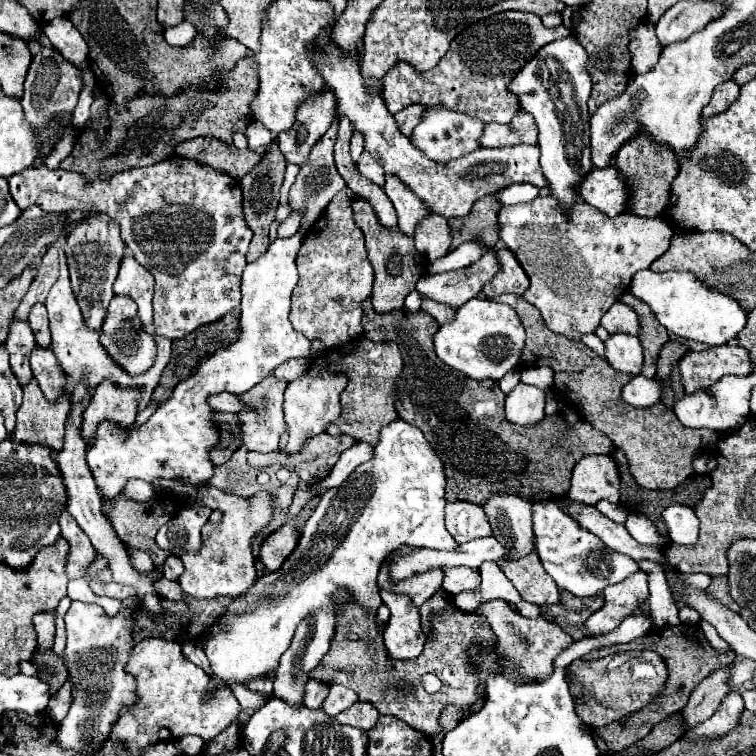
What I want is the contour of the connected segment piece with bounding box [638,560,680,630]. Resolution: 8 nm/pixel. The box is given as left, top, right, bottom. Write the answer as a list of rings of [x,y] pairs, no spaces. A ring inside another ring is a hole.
[[[640,560],[638,564],[640,564],[640,570],[644,570],[648,574],[648,584],[650,584],[648,616],[650,616],[650,620],[660,630],[676,626],[680,622],[678,620],[678,606],[672,600],[666,576],[664,576],[660,564],[650,562],[650,560]]]

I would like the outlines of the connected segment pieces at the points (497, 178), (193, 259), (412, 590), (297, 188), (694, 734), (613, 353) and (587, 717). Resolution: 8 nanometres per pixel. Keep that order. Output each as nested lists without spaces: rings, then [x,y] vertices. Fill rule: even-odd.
[[[330,44],[326,46],[324,54],[316,56],[312,52],[312,58],[316,64],[320,64],[320,74],[328,84],[332,84],[332,90],[338,98],[338,108],[342,116],[348,116],[352,124],[356,126],[356,132],[364,134],[364,150],[372,152],[376,160],[384,166],[384,172],[396,174],[426,206],[430,212],[440,214],[444,218],[452,216],[466,216],[476,200],[480,200],[486,194],[494,194],[502,188],[508,188],[512,184],[528,182],[534,184],[538,190],[548,188],[548,182],[540,168],[540,150],[538,146],[530,144],[518,144],[518,146],[504,146],[504,148],[478,148],[476,152],[464,154],[462,158],[450,160],[448,164],[434,162],[426,158],[410,138],[402,136],[402,132],[396,126],[394,116],[386,110],[384,100],[380,96],[372,96],[368,88],[364,88],[364,76],[360,76],[360,56],[354,56],[354,60],[344,60],[336,48]]]
[[[174,156],[160,164],[122,172],[112,180],[94,180],[88,184],[84,176],[66,170],[26,168],[24,172],[8,178],[10,194],[20,210],[40,206],[44,212],[66,212],[74,208],[86,208],[90,214],[106,212],[122,228],[124,242],[132,250],[134,258],[152,272],[156,278],[154,294],[154,332],[158,336],[176,340],[198,326],[210,324],[240,306],[240,276],[246,266],[246,252],[252,240],[252,230],[246,226],[242,214],[242,190],[232,176],[220,176],[212,168],[200,168],[196,160],[184,160]]]
[[[426,572],[426,576],[414,576],[412,580],[404,580],[404,584],[396,584],[394,592],[406,592],[412,596],[412,602],[416,606],[422,606],[428,598],[432,598],[442,588],[444,572]]]
[[[336,110],[334,124],[316,142],[316,148],[312,148],[312,156],[308,158],[308,164],[304,164],[300,168],[300,174],[298,174],[298,178],[296,178],[296,182],[294,182],[292,190],[290,190],[290,206],[292,206],[292,210],[304,210],[304,218],[302,218],[302,226],[304,228],[314,226],[314,222],[320,218],[322,210],[346,186],[342,176],[336,172],[336,166],[334,166],[334,142],[336,142],[336,134],[338,134],[338,122],[340,122],[340,114]]]
[[[730,692],[730,694],[722,700],[722,704],[718,706],[716,714],[714,714],[710,720],[702,722],[698,728],[688,730],[684,738],[688,738],[688,740],[690,740],[690,738],[692,738],[692,740],[698,740],[698,738],[702,738],[702,736],[706,736],[706,738],[724,736],[726,732],[730,732],[730,730],[738,724],[738,718],[740,718],[740,712],[742,712],[742,710],[744,710],[744,700],[742,700],[742,696],[740,696],[738,692]]]
[[[612,334],[606,342],[606,362],[626,374],[640,374],[644,354],[640,348],[640,340],[632,334]]]
[[[634,650],[634,652],[612,654],[596,662],[574,660],[568,666],[568,674],[572,680],[576,680],[584,688],[584,700],[576,704],[578,718],[592,728],[600,728],[652,702],[656,692],[660,692],[660,688],[664,686],[668,670],[666,670],[664,660],[660,660],[656,652],[650,652],[650,650],[636,652]]]

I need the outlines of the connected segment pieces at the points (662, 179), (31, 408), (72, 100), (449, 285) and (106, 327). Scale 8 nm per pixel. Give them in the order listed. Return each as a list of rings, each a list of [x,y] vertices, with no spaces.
[[[636,136],[636,140],[630,140],[624,148],[620,148],[616,156],[616,170],[620,172],[628,188],[628,204],[626,204],[628,214],[644,218],[664,216],[670,204],[670,186],[678,172],[678,160],[674,154],[668,152],[668,148],[654,146],[646,136]]]
[[[36,380],[24,388],[24,402],[18,412],[16,428],[10,434],[16,444],[40,444],[52,452],[60,452],[64,444],[64,426],[70,412],[68,400],[48,404]]]
[[[42,46],[30,64],[30,70],[24,82],[24,96],[22,96],[24,118],[32,128],[40,130],[40,128],[46,128],[54,116],[56,118],[70,116],[78,102],[82,86],[84,86],[82,72],[78,68],[72,68],[68,60],[60,58],[60,54],[52,46]]]
[[[488,250],[476,264],[472,264],[472,268],[450,274],[424,274],[416,282],[416,292],[450,308],[460,308],[478,296],[482,286],[498,272],[498,268],[494,250]]]
[[[116,296],[116,300],[110,300],[108,314],[100,328],[100,344],[104,352],[126,372],[130,374],[144,374],[152,368],[156,360],[156,342],[150,332],[144,332],[144,326],[138,318],[138,306],[134,300],[126,296]]]

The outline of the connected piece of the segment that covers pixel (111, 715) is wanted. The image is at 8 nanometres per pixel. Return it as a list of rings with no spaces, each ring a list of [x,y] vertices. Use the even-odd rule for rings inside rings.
[[[136,598],[134,600],[124,600],[118,616],[108,618],[104,610],[96,604],[84,604],[84,602],[72,602],[68,612],[64,614],[66,622],[66,634],[68,634],[68,644],[66,644],[66,668],[74,680],[72,686],[72,706],[68,716],[60,722],[58,726],[58,744],[64,750],[74,750],[76,754],[92,754],[100,750],[100,744],[108,738],[108,732],[112,730],[112,724],[116,722],[116,716],[124,708],[132,708],[136,702],[136,680],[124,672],[124,664],[128,660],[128,652],[132,650],[134,642],[130,640],[132,636],[132,608],[136,608]]]

